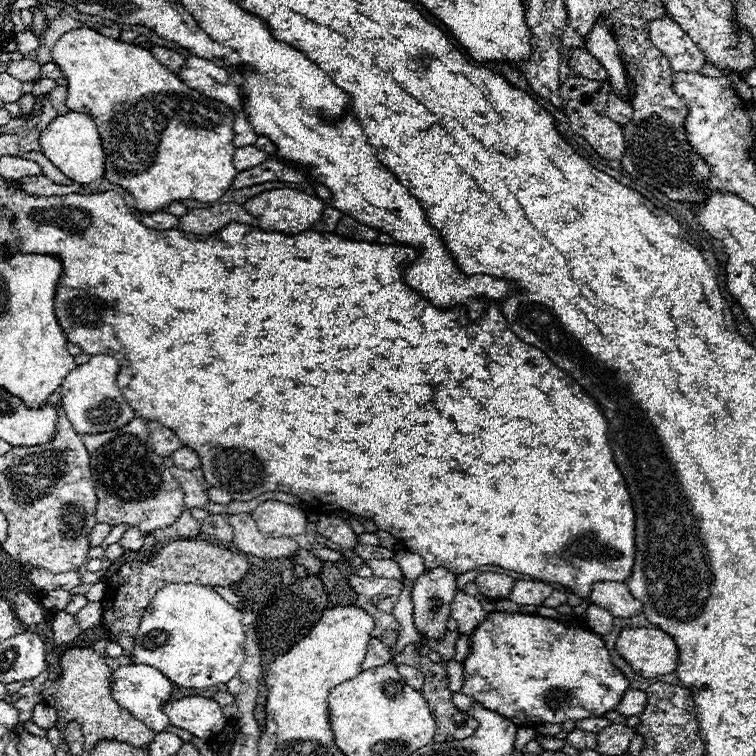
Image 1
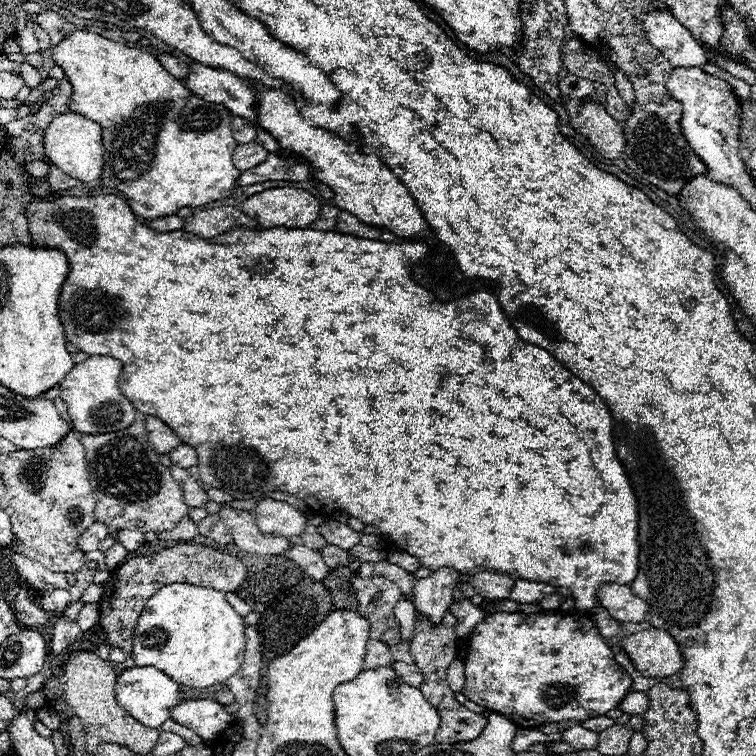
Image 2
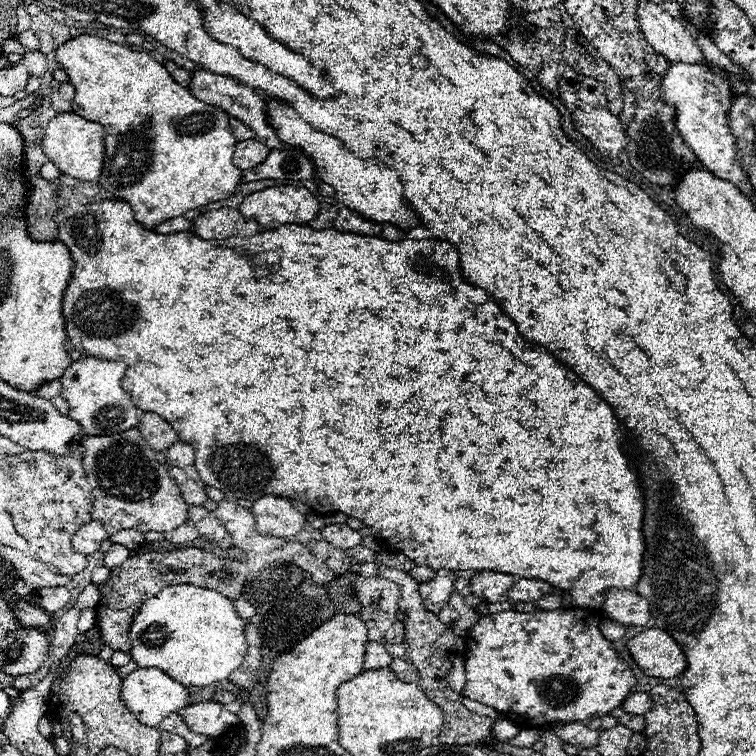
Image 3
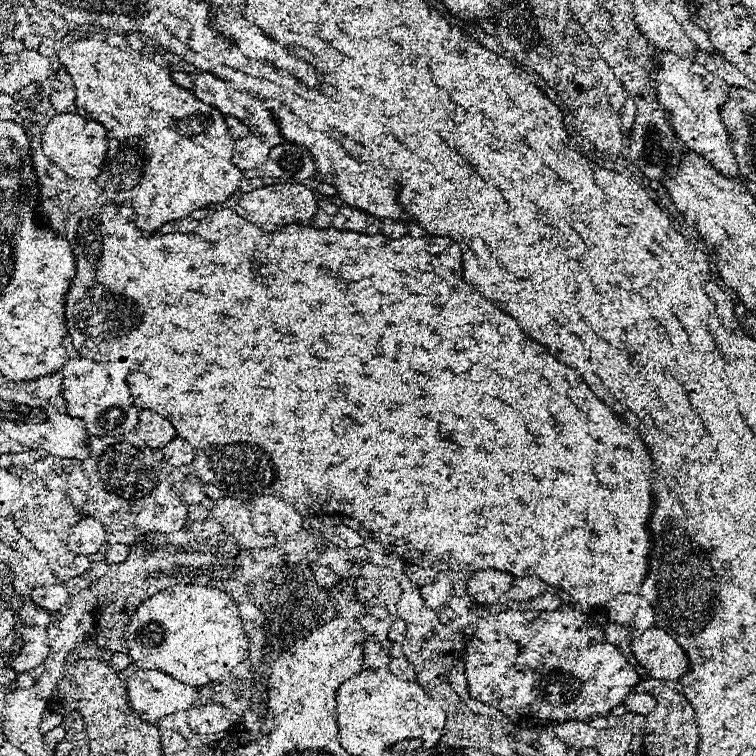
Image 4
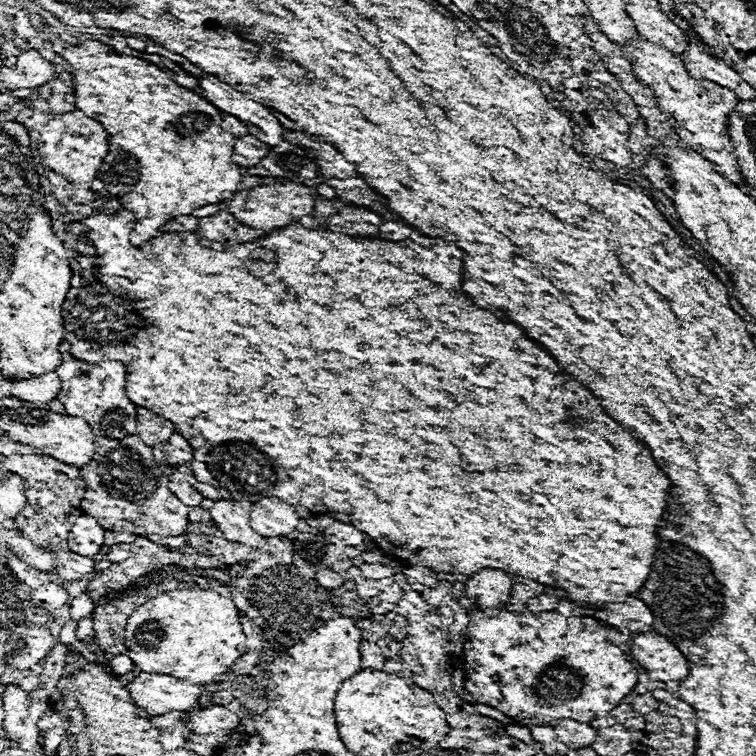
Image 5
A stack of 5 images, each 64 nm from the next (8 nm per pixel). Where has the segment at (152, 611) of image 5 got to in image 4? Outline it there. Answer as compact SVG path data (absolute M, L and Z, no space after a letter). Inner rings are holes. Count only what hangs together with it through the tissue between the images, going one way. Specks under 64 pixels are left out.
M196 584L176 586L144 600L130 616L126 644L130 658L140 668L156 668L194 686L228 674L248 654L238 606L226 594Z

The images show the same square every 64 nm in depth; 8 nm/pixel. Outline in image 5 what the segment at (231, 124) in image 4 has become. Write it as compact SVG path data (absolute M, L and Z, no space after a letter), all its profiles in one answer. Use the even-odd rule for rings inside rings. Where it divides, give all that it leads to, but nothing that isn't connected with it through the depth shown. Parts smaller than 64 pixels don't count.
M224 114L224 120L222 120L222 128L232 132L234 136L242 136L248 132L248 128L242 124L242 120L238 120L238 116L232 116L232 114Z

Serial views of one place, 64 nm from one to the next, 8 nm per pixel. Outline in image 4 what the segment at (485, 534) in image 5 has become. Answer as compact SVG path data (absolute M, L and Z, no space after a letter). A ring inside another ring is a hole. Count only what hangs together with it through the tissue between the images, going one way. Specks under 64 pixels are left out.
M118 204L118 206L98 206L98 208L88 208L88 210L74 210L64 226L64 236L70 242L74 254L76 254L76 286L70 286L64 298L64 320L68 328L68 336L72 342L72 348L86 358L94 360L128 360L130 362L130 372L128 372L128 388L132 394L132 400L140 408L150 408L152 412L158 412L166 416L174 428L176 434L186 438L194 448L200 450L200 456L192 460L192 466L196 470L196 476L204 484L212 484L224 492L224 496L236 498L236 500L256 500L260 496L271 494L288 500L293 505L304 505L312 512L320 515L343 514L351 518L356 518L362 528L372 532L378 542L392 554L408 558L410 564L421 567L432 567L439 571L456 570L462 572L475 572L477 570L486 570L486 568L496 568L514 576L536 576L548 586L560 586L560 589L568 592L573 603L582 604L582 606L602 606L606 600L610 600L618 592L634 592L646 570L646 556L648 556L648 532L646 532L646 520L655 508L657 502L655 496L662 488L656 488L658 482L652 482L654 474L654 463L646 446L642 448L640 435L634 428L622 424L610 408L604 406L604 402L588 388L588 384L566 364L558 362L542 344L530 340L520 326L516 324L514 318L502 314L496 310L488 300L484 300L476 290L468 290L466 282L462 278L462 262L460 262L460 248L454 244L450 238L438 238L438 236L426 236L426 238L413 238L405 236L400 240L388 240L380 234L368 236L368 234L354 234L354 232L344 232L331 226L326 229L318 229L304 224L286 224L278 230L264 232L262 236L254 240L234 240L234 242L206 242L200 236L188 232L172 232L172 234L150 234L142 236L136 230L136 216L134 208Z

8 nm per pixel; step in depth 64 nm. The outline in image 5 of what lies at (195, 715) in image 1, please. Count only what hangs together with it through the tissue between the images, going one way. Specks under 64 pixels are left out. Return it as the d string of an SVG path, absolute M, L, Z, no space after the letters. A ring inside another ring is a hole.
M208 706L198 708L198 712L192 712L188 726L194 734L210 734L216 730L235 729L240 724L240 716L226 706Z

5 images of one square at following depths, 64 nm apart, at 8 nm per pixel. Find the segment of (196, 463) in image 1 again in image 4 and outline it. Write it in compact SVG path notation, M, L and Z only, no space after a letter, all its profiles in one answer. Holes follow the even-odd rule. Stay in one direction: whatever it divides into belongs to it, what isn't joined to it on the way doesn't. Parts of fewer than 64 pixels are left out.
M174 438L172 442L168 442L164 448L162 448L166 460L172 464L172 466L182 466L182 464L190 464L194 460L194 448L182 440L182 438Z

